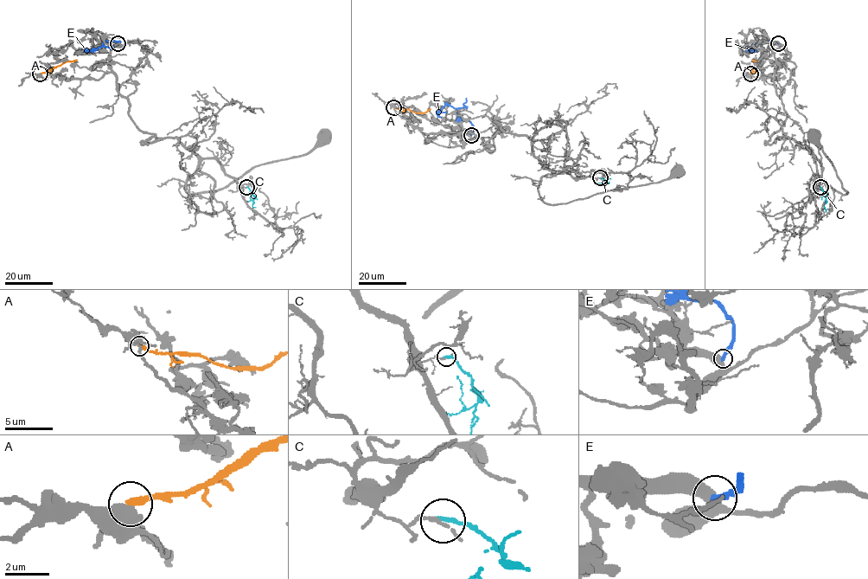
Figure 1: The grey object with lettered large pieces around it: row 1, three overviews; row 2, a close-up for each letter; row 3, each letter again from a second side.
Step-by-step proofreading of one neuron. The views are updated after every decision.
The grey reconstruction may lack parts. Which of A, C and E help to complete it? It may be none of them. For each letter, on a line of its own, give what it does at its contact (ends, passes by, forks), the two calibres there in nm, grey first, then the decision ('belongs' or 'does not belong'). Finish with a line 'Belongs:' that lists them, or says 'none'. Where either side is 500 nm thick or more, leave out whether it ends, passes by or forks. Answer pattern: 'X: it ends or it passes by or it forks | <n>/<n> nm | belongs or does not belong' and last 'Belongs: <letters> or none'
A: it ends | 480/360 nm | does not belong
C: it ends | 180/190 nm | does not belong
E: it ends | 460/280 nm | does not belong
Belongs: none

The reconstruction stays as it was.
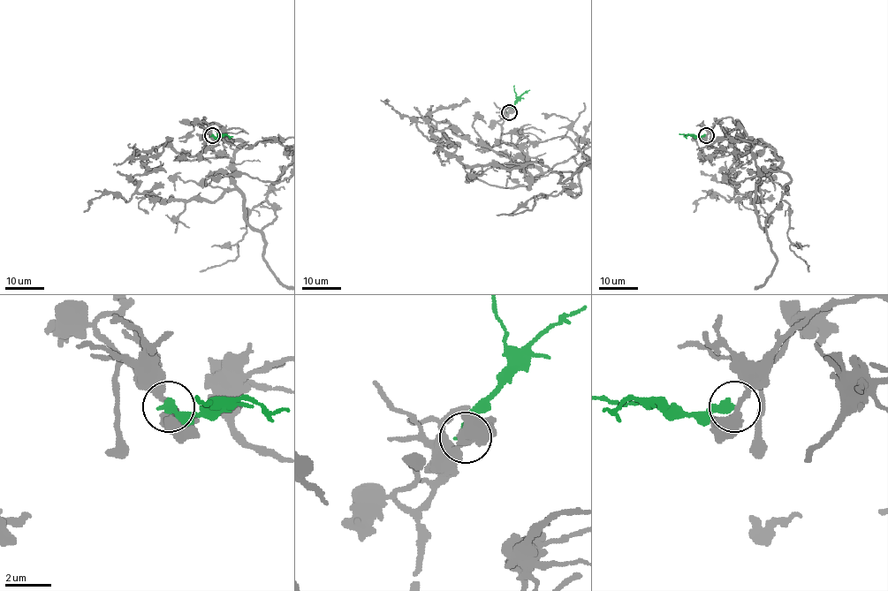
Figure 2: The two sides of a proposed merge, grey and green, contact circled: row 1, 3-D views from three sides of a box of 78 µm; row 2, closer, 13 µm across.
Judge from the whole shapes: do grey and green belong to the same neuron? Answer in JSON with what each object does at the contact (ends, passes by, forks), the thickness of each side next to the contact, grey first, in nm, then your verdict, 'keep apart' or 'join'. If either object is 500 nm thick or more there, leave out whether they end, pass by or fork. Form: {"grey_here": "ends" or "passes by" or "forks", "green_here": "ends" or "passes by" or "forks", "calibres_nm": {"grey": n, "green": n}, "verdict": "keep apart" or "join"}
{"grey_here": "passes by", "green_here": "ends", "calibres_nm": {"grey": 440, "green": 400}, "verdict": "keep apart"}

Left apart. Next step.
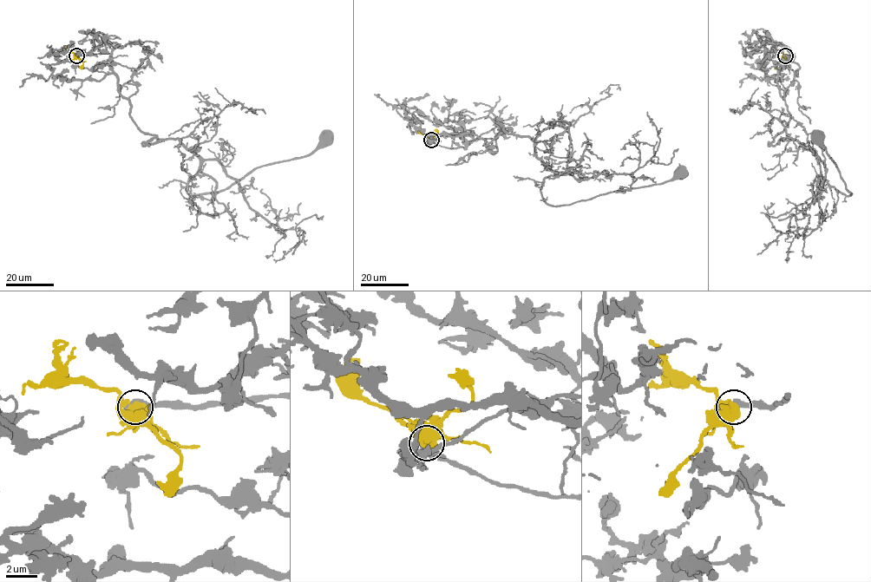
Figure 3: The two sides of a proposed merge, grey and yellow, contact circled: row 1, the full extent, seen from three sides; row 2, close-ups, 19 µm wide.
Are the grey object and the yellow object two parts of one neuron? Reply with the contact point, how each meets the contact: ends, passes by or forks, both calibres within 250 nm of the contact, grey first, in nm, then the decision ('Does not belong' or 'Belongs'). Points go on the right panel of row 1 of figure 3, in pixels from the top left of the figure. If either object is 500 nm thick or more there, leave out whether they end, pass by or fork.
Place: (785, 55). Thickness 500 nm (grey) against 800 nm. Belongs

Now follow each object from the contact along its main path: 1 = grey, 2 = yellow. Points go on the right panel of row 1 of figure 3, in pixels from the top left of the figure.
1: (786, 55), (794, 54), (776, 88), (790, 118), (771, 144), (798, 140), (830, 186), (851, 193), (816, 137)
2: (786, 55), (780, 51), (772, 54)

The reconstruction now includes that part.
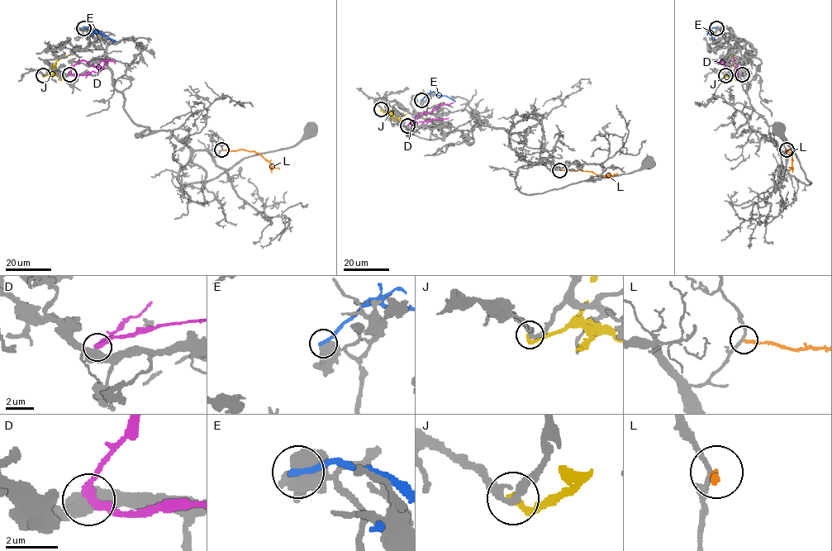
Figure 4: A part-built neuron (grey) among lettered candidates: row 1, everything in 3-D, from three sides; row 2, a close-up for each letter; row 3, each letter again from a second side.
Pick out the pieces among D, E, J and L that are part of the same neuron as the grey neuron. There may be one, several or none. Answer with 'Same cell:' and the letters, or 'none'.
Same cell: none

